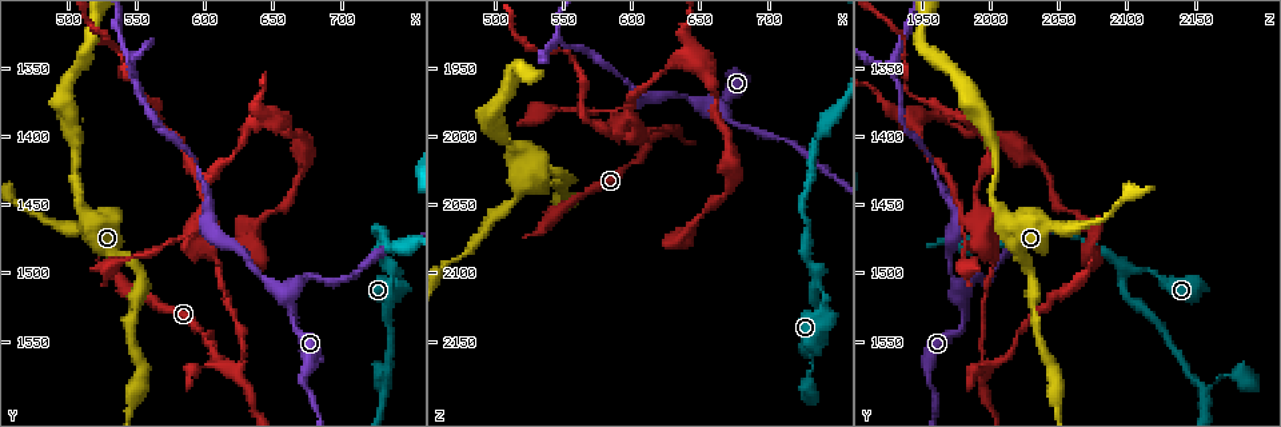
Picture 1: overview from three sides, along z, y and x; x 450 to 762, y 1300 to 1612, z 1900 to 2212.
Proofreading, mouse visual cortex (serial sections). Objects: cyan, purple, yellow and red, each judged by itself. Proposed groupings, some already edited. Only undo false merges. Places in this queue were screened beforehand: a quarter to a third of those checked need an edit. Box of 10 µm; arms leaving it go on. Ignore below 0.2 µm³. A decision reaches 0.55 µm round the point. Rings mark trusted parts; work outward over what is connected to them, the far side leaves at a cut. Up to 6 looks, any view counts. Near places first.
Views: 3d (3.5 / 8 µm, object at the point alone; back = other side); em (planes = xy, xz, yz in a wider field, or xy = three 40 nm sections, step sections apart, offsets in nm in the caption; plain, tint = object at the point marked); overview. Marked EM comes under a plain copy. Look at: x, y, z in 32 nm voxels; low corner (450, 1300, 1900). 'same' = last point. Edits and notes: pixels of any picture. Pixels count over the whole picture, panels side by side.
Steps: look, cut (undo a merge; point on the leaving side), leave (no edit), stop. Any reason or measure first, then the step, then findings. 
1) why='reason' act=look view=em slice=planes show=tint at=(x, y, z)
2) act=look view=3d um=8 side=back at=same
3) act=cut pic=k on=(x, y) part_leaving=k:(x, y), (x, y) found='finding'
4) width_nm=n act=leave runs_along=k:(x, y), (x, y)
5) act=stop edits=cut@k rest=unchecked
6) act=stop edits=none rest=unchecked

why='narrows sharply' act=look view=3d um=3.5 at=(658, 1518, 1980)

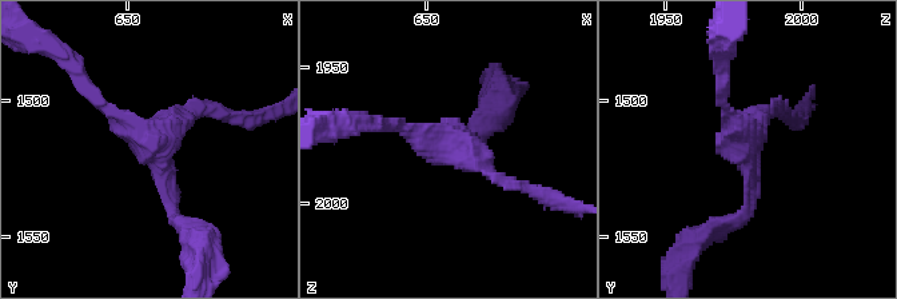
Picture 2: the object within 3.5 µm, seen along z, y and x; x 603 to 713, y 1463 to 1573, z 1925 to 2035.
why='shape alone is not enough' act=look view=em slice=xy step=2 show=tint at=(659, 1517, 1978)

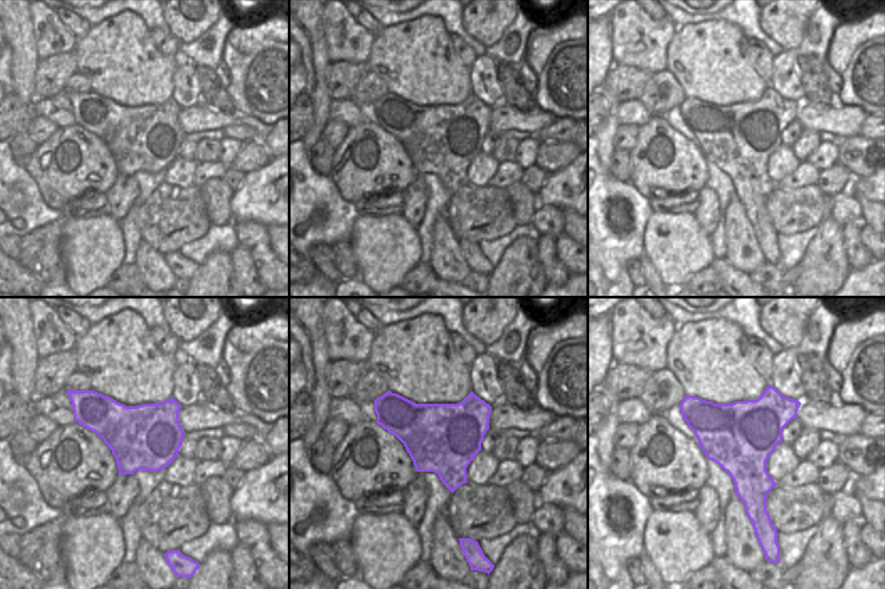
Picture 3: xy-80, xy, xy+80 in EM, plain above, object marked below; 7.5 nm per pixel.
width_nm=500 act=leave runs_along=2:(182, 223), (152, 146), (87, 88) found='continuous, no second cell'

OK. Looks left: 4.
why='arms part here' act=look view=3d um=3.5 at=(622, 1570, 1996)

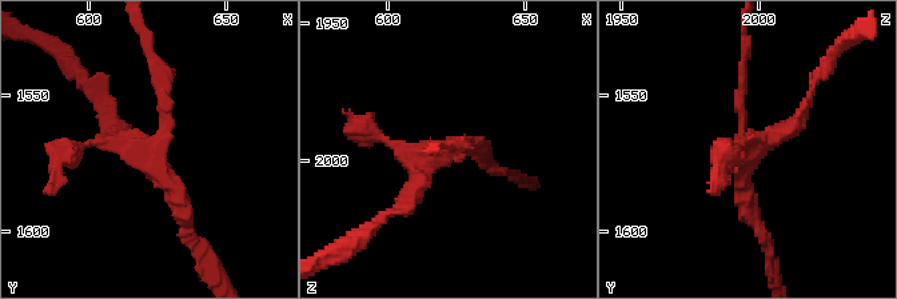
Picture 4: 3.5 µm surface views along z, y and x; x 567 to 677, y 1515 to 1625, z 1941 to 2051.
act=look view=em slice=xy step=5 show=tint at=(621, 1570, 1998)

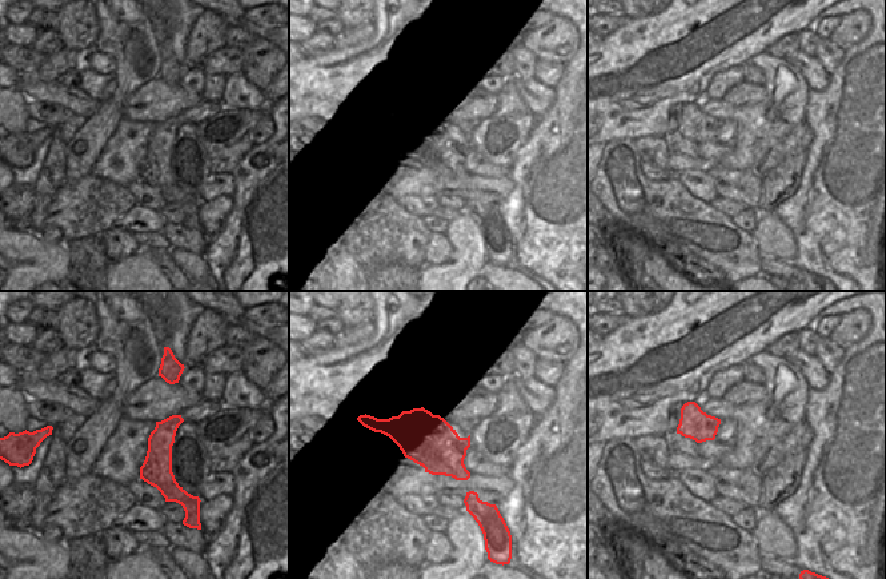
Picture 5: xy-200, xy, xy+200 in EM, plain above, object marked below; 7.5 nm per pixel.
act=cut pic=4 on=(164, 95) part_leaving=4:(156, 147), (164, 94), (144, 36) found='two cells meet here'

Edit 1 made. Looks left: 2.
why='branch point' act=look view=3d um=3.5 at=(546, 1354, 1930)

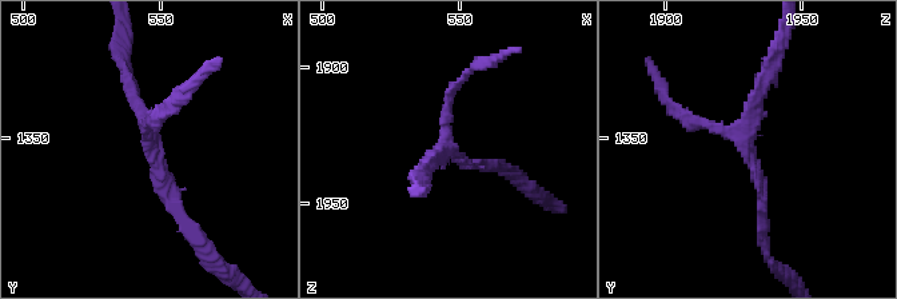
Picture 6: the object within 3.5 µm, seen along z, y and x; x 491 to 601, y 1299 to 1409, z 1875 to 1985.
arms=3 arm_widths_nm=150,150,150 act=look view=em slice=xy step=1 show=tint at=(548, 1352, 1929)

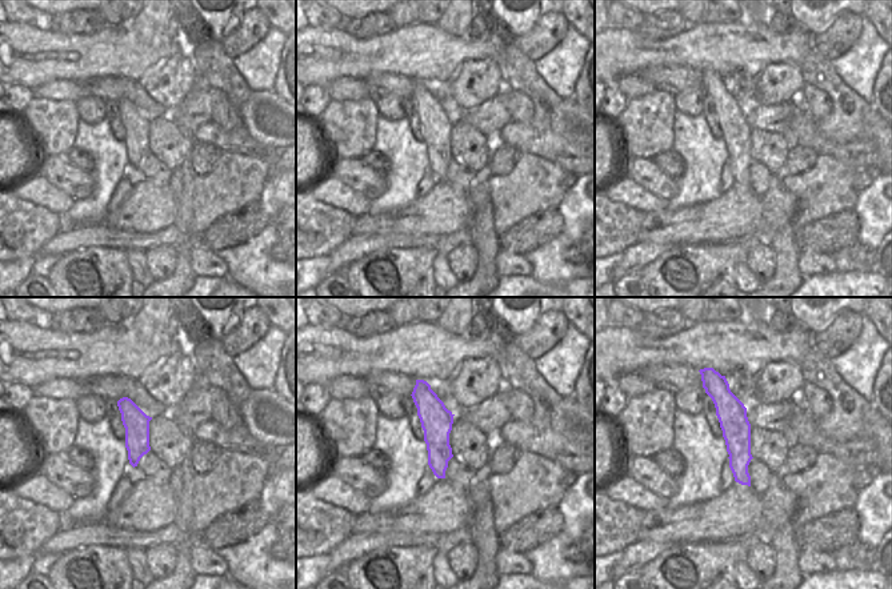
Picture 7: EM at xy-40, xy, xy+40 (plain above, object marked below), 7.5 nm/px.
act=leave found='all the same cell'

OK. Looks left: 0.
act=stop edits=cut@4 rest=unchecked

